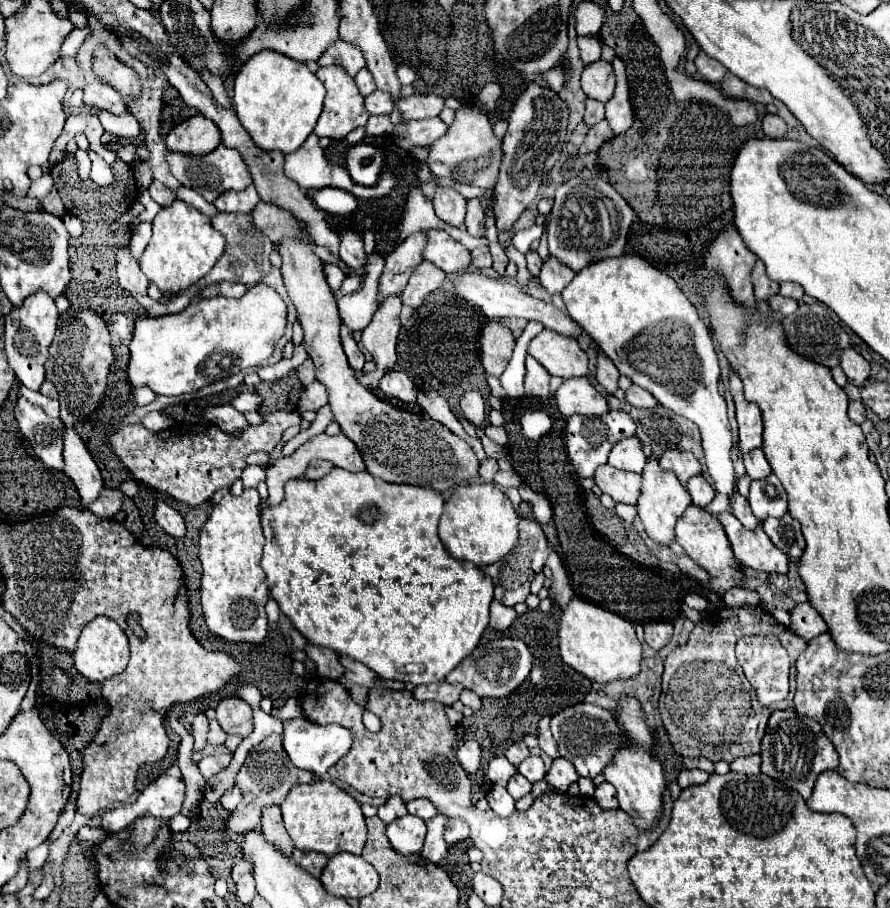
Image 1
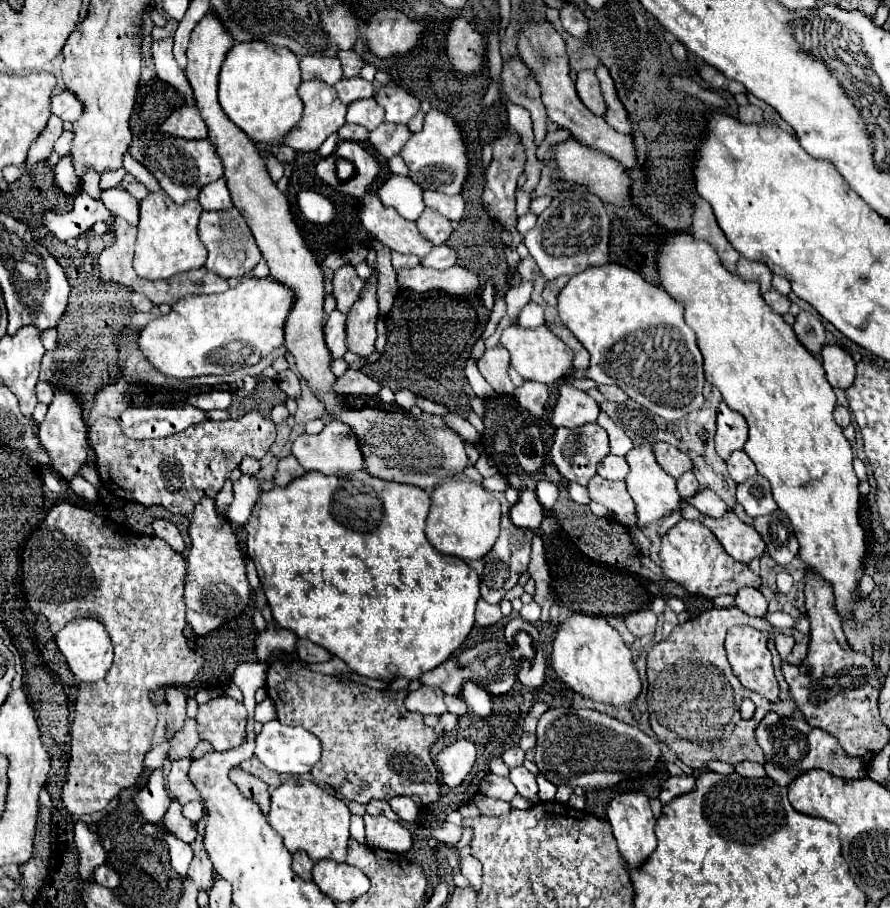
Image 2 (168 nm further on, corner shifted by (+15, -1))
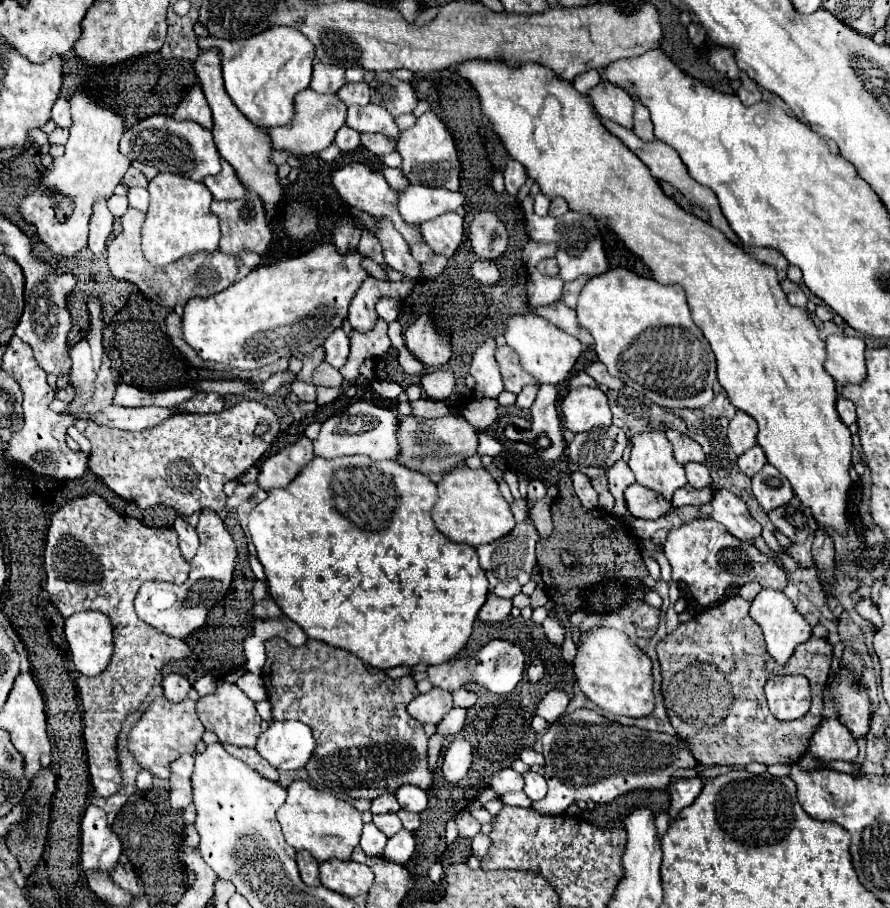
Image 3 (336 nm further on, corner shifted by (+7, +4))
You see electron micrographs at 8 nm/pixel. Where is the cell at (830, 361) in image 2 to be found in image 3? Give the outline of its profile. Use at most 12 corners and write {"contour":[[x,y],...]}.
{"contour":[[828,336],[824,368],[838,384],[866,378],[864,340]]}

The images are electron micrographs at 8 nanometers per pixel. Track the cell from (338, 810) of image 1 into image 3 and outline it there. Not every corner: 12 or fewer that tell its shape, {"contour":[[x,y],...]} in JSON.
{"contour":[[288,786],[276,818],[286,842],[318,862],[350,860],[362,832],[354,806]]}

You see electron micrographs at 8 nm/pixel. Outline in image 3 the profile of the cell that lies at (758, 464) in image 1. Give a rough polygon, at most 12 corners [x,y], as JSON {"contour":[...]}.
{"contour":[[760,446],[738,456],[738,466],[746,476],[754,476],[766,464]]}

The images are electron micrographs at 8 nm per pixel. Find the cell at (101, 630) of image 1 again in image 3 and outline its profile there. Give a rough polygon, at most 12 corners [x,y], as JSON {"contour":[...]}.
{"contour":[[96,610],[64,622],[72,662],[98,676],[114,654],[108,616]]}

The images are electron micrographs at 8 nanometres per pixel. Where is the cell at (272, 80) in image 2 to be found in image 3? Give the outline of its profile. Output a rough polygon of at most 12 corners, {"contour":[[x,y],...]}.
{"contour":[[294,28],[220,48],[226,92],[256,126],[294,118],[312,42]]}

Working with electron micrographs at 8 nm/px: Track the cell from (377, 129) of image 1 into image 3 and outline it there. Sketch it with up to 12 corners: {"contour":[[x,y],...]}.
{"contour":[[342,126],[334,138],[342,152],[360,144],[360,132]]}

